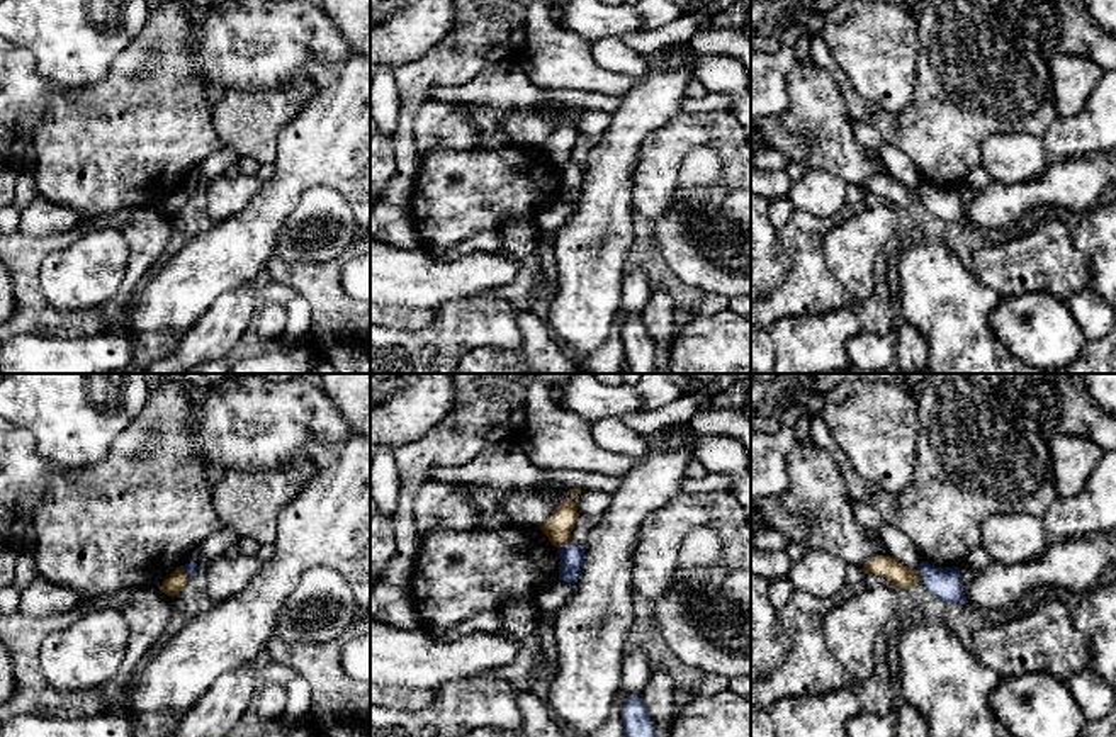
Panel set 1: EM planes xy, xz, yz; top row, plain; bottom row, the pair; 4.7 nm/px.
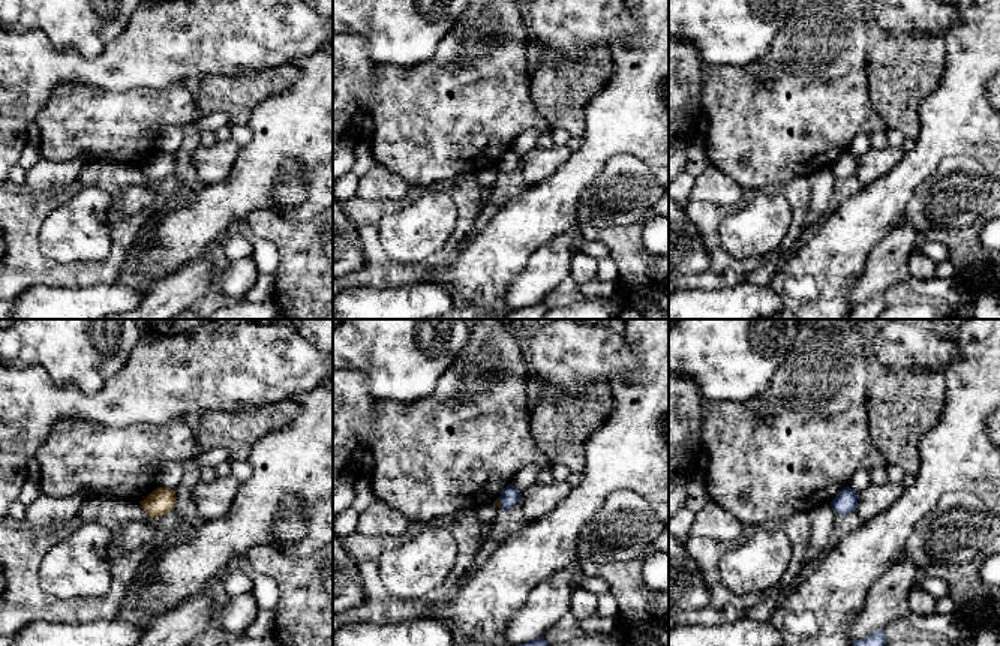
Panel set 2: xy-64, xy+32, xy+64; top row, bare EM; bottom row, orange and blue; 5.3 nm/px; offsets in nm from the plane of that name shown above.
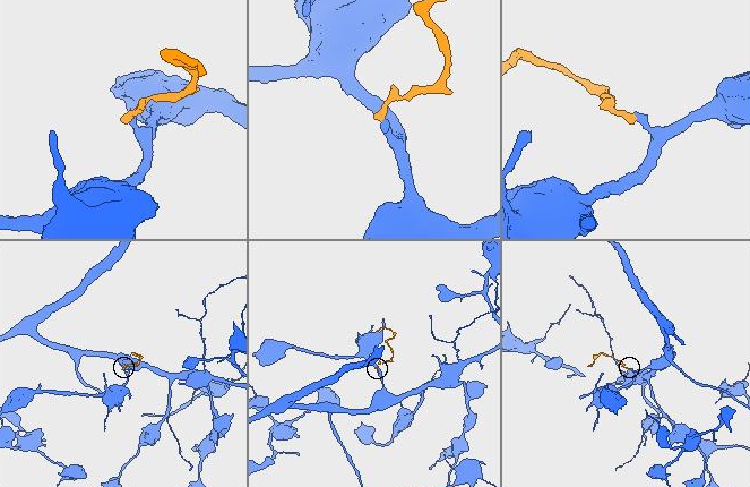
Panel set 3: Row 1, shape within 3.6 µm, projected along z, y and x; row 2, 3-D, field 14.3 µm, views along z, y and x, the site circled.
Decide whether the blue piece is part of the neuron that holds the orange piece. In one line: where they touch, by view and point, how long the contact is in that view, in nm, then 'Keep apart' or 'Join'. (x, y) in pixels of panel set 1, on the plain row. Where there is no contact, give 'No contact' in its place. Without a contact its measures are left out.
Touches orange at yz (918, 196). Shared border 70 nm. Keep apart

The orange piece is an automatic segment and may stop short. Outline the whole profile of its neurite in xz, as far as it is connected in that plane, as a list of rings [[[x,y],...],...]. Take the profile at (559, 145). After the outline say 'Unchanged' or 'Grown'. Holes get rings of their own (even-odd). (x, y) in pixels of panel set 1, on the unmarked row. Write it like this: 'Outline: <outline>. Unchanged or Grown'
Outline: [[[572,109],[571,115],[566,117],[549,136],[549,139],[540,148],[550,160],[550,163],[561,168],[566,161],[571,160],[571,151],[578,141],[578,126],[572,121],[581,109]]]. Unchanged

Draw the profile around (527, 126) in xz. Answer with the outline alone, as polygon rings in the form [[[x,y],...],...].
[[[520,107],[510,109],[499,127],[506,134],[508,141],[527,148],[542,148],[549,139],[554,126],[554,110],[557,107]]]

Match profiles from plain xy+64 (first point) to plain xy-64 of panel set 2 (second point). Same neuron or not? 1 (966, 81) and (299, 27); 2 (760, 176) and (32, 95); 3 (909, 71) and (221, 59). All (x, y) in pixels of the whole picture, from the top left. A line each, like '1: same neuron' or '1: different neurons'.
1: different neurons
2: different neurons
3: different neurons

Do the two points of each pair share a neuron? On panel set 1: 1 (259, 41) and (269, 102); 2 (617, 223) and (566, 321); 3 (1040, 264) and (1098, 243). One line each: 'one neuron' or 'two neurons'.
1: two neurons
2: one neuron
3: two neurons

